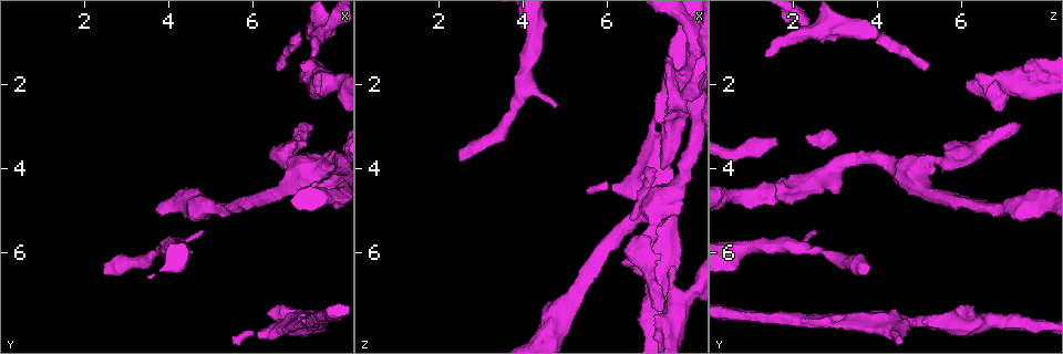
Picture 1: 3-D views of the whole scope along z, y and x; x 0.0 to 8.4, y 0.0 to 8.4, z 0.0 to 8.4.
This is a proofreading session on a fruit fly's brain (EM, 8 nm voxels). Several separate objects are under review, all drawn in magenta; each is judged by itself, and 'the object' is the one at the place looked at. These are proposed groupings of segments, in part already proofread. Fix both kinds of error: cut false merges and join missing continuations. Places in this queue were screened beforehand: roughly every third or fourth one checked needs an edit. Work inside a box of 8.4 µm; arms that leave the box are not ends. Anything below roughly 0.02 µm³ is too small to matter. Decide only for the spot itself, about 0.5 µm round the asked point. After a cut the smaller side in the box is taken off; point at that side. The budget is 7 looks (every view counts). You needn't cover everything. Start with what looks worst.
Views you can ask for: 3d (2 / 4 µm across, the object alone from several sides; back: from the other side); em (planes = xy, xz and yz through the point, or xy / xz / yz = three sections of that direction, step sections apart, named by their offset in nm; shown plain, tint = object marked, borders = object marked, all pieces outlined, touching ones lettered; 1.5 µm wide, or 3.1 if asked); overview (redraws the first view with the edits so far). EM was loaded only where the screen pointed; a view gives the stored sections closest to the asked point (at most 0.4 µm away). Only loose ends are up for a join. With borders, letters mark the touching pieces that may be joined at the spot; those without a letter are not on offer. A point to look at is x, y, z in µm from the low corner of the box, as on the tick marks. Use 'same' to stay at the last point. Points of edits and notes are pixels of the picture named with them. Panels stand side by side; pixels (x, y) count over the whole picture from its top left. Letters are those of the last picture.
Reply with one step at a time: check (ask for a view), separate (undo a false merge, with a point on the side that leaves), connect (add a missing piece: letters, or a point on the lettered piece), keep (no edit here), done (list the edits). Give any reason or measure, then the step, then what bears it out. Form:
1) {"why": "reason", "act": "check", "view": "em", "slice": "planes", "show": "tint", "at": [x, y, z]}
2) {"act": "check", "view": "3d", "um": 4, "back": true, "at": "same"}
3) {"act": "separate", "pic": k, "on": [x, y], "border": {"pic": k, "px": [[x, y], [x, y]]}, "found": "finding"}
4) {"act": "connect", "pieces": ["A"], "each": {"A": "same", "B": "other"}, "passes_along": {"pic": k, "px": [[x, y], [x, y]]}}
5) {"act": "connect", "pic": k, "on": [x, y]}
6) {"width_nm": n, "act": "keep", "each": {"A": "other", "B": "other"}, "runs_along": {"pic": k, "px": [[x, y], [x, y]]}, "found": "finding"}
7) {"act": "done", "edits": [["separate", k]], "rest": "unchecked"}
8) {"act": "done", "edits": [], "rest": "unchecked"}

{"why": "an open end", "act": "check", "view": "em", "slice": "planes", "show": "borders", "at": [7.45, 1.30, 1.35]}

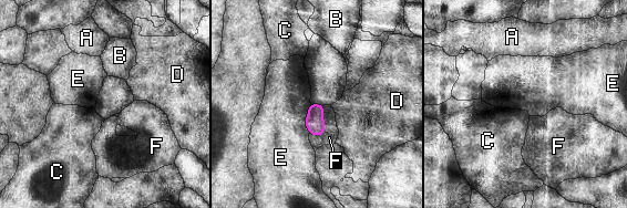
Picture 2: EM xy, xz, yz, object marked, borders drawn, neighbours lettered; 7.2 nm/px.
{"act": "keep", "each": {"A": "other", "B": "other", "C": "other", "D": "other", "E": "other", "F": "other"}, "border": {"pic": 2, "px": [[324, 105], [325, 131], [314, 136]]}, "found": "none of them fits"}

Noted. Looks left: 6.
{"why": "branch stops here", "act": "check", "view": "em", "slice": "planes", "show": "tint", "at": [4.85, 5.50, 2.50]}

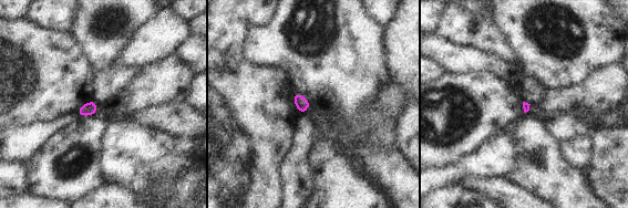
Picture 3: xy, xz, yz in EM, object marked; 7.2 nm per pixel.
{"act": "check", "view": "em", "slice": "planes", "show": "borders", "at": "same"}

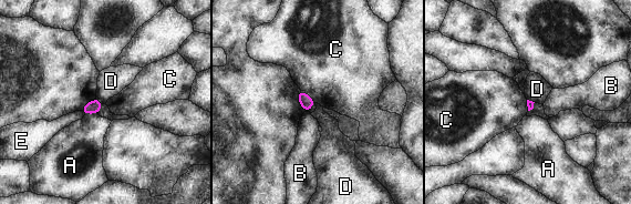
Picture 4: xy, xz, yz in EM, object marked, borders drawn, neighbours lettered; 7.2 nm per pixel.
{"act": "keep", "each": {"A": "other", "B": "other", "C": "other", "D": "other", "E": "other"}, "border": {"pic": 4, "px": [[95, 98], [103, 103]]}, "found": "none of them fits"}

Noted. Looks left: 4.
{"why": "end of a long branch", "act": "check", "view": "em", "slice": "planes", "show": "borders", "at": [7.40, 3.00, 7.30]}

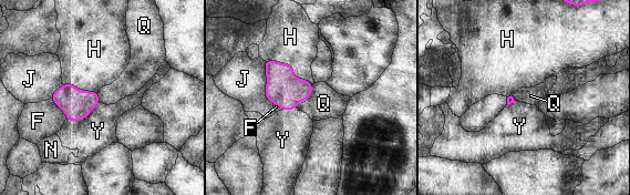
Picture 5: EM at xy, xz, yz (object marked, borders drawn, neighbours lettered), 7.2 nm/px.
{"longest_contact_nm": ["H", 400], "act": "keep", "each": {"F": "other", "H": "other", "J": "other", "N": "other", "Q": "other", "Y": "other"}, "border": {"pic": 5, "px": [[313, 84], [312, 92], [307, 100]]}, "found": "no lettered piece goes on from it"}

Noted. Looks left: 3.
{"act": "done", "edits": [], "rest": "unchecked"}

